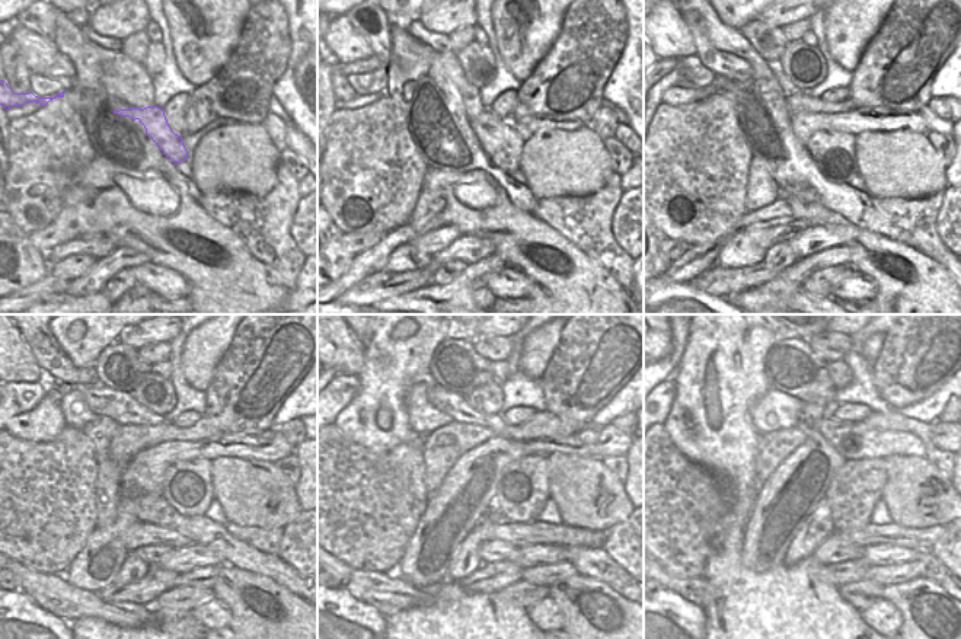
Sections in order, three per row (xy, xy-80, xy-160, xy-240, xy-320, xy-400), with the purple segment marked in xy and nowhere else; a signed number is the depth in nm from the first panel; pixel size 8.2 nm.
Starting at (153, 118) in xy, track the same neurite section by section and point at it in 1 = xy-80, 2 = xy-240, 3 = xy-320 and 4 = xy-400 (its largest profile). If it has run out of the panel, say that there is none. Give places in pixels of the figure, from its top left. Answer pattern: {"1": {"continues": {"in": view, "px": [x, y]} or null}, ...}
{"1": {"continues": {"in": "xy-80", "px": [500, 139]}}, "2": {"continues": {"in": "xy-240", "px": [187, 486]}}, "3": {"continues": {"in": "xy-320", "px": [523, 486]}}, "4": {"continues": {"in": "xy-400", "px": [852, 494]}}}

